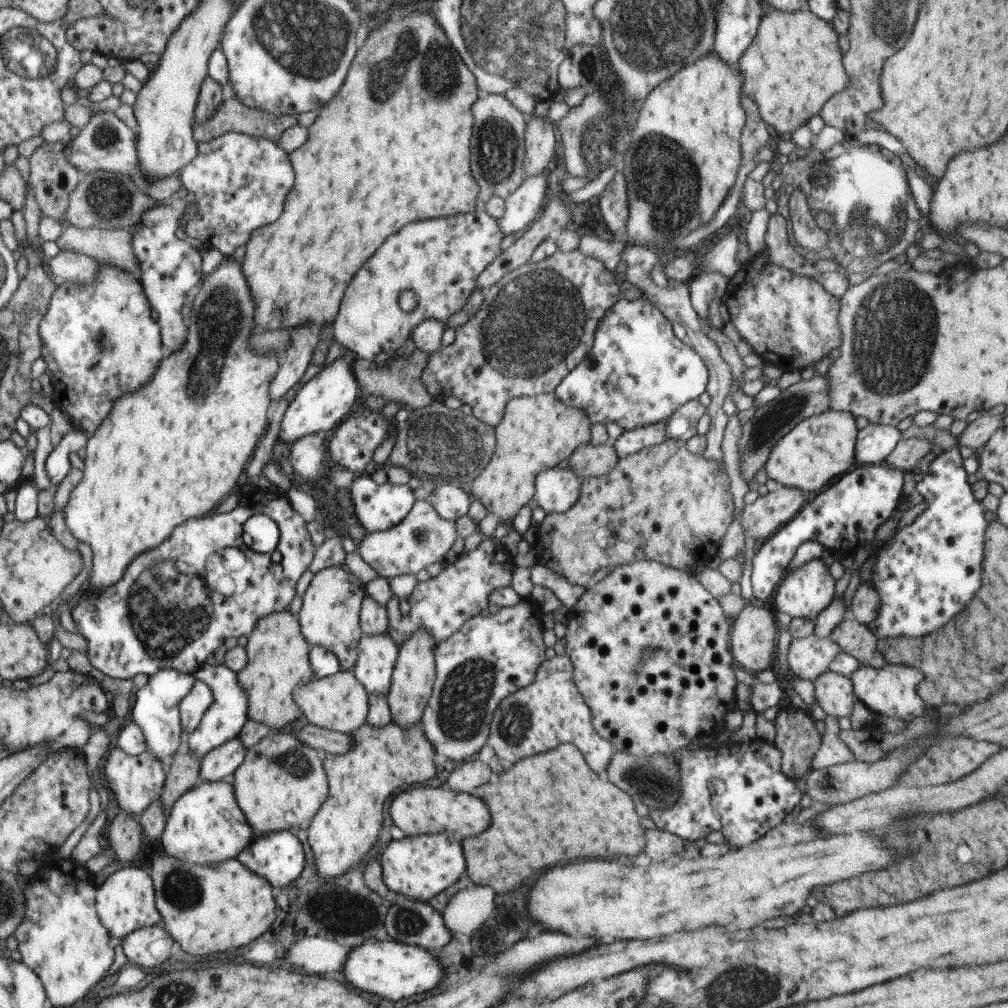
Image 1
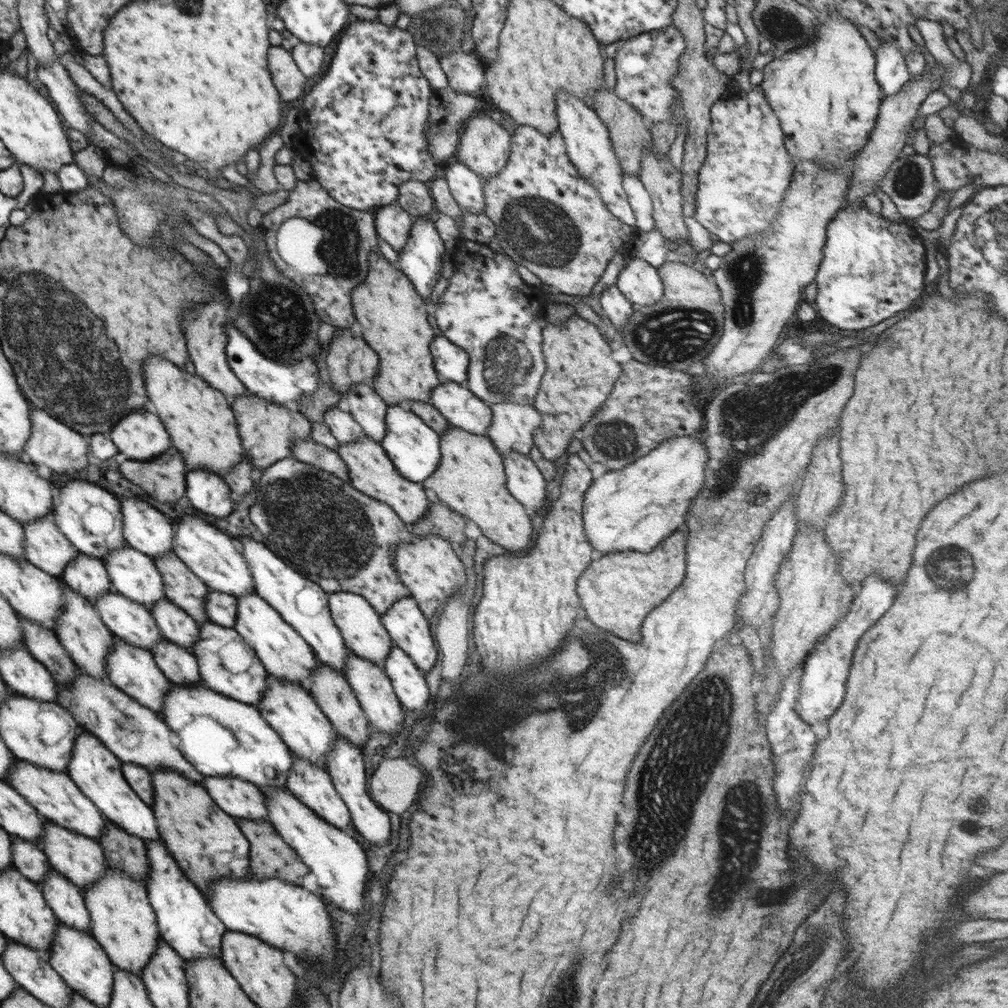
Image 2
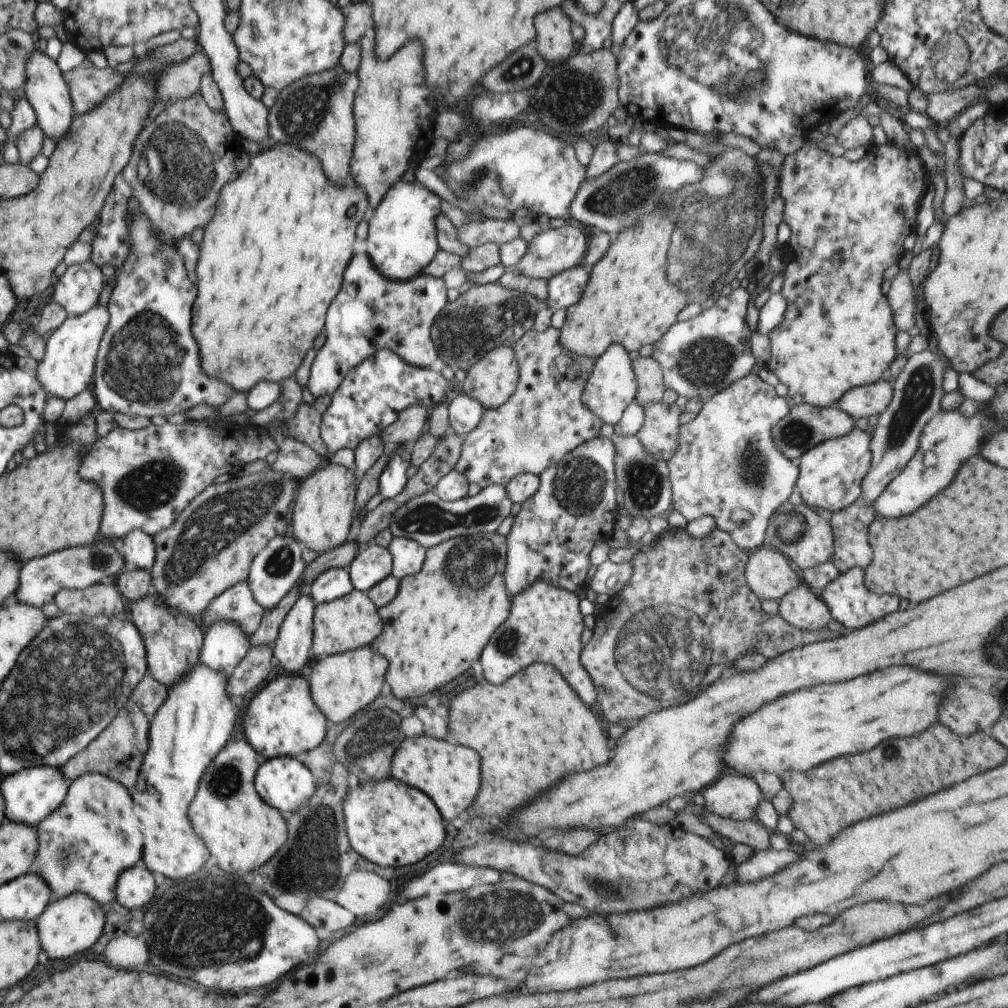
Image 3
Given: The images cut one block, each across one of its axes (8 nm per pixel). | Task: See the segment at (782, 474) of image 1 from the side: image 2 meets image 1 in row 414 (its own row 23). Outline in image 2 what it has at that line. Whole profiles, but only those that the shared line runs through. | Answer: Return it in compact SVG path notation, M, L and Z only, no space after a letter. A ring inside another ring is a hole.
M826 16L819 20L815 39L793 51L778 53L764 66L764 80L759 86L781 122L784 142L794 166L798 161L814 160L823 169L833 169L841 165L846 157L860 152L869 141L879 115L882 92L875 77L875 54L857 26L840 16Z

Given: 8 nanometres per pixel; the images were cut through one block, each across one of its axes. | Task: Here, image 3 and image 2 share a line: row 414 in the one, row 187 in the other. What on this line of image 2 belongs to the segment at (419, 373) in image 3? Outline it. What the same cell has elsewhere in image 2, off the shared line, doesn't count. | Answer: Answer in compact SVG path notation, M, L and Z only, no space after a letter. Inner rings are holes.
M378 19L376 20L358 20L353 21L344 29L344 34L340 36L336 44L336 53L330 60L330 68L322 74L318 82L314 84L310 92L304 96L304 108L301 109L298 116L299 129L292 137L290 145L301 155L301 158L310 162L315 172L315 179L325 188L325 191L336 201L348 208L356 210L371 210L384 205L391 205L396 202L399 193L399 186L408 181L420 181L430 185L436 177L442 174L443 163L434 160L427 151L428 141L428 115L430 114L430 101L433 96L433 88L418 67L416 59L416 45L412 35L397 26L385 26Z

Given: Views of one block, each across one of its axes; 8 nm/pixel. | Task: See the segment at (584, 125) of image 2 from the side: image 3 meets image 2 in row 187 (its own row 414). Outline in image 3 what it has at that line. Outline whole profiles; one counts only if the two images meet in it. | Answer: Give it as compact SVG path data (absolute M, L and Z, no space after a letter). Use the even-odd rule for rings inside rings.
M611 344L602 356L596 359L590 378L585 384L582 400L584 406L599 416L606 424L616 426L620 422L626 407L635 400L638 392L638 380L632 368L632 360L622 344Z

